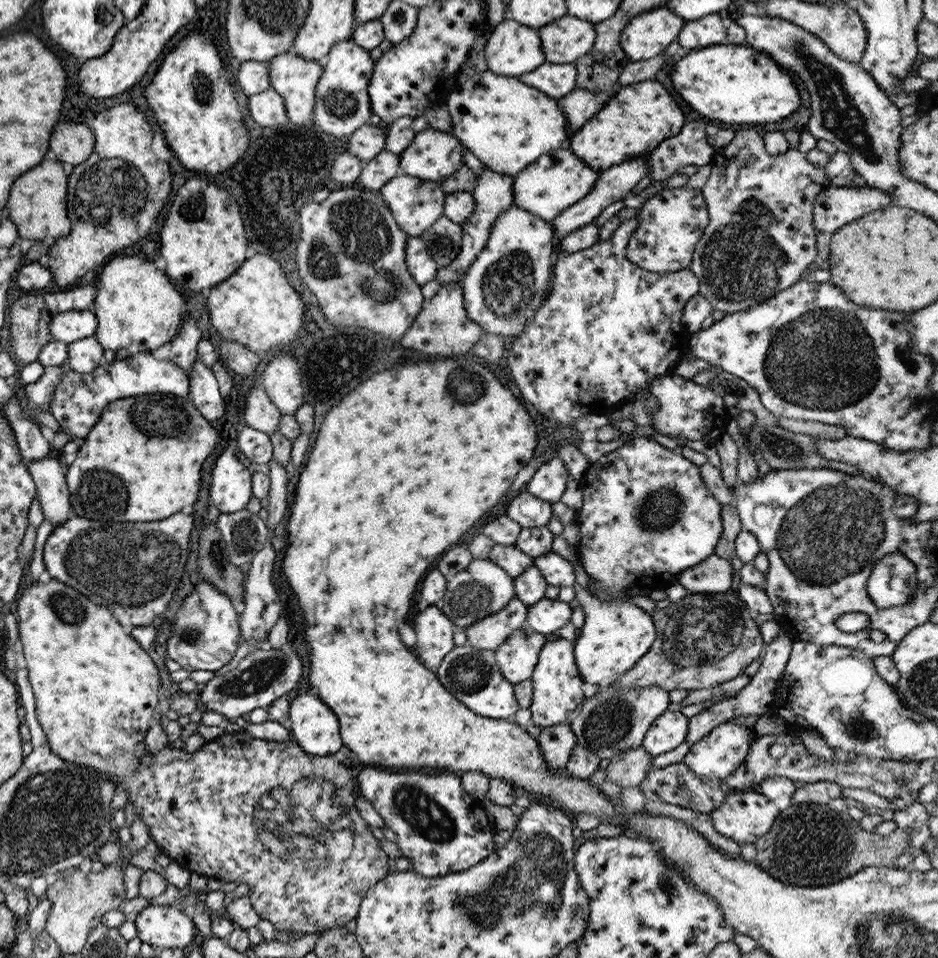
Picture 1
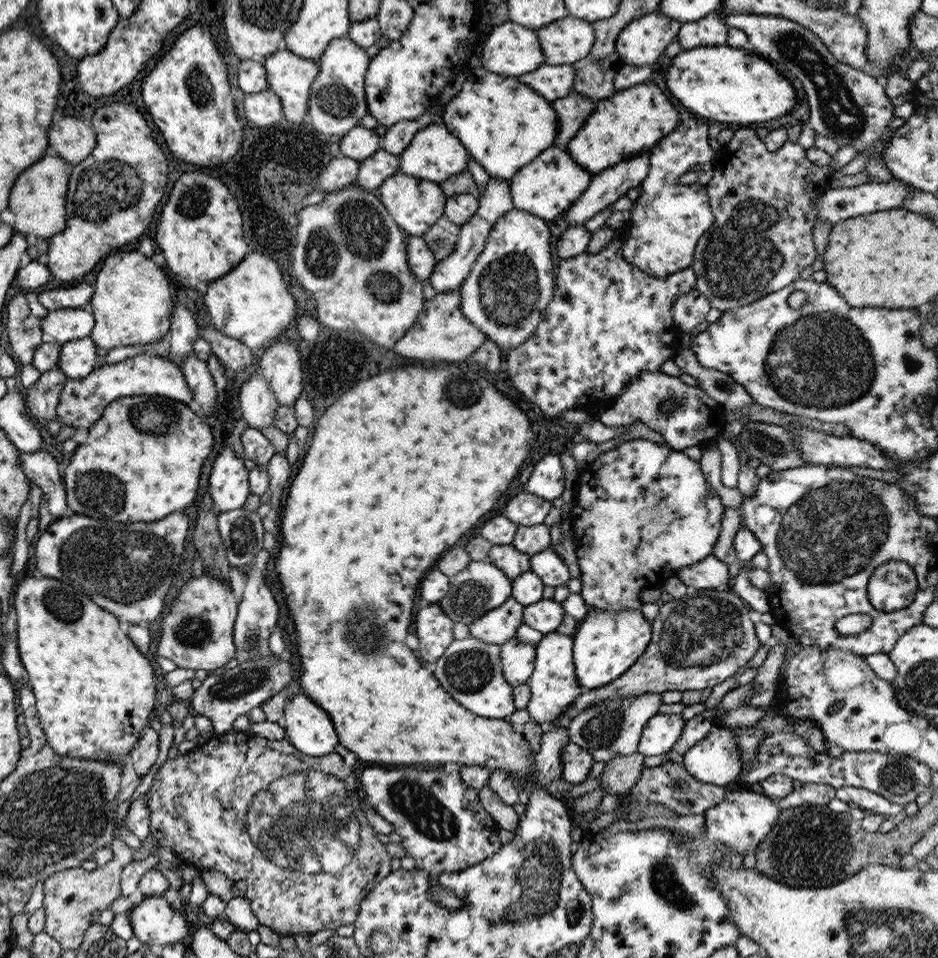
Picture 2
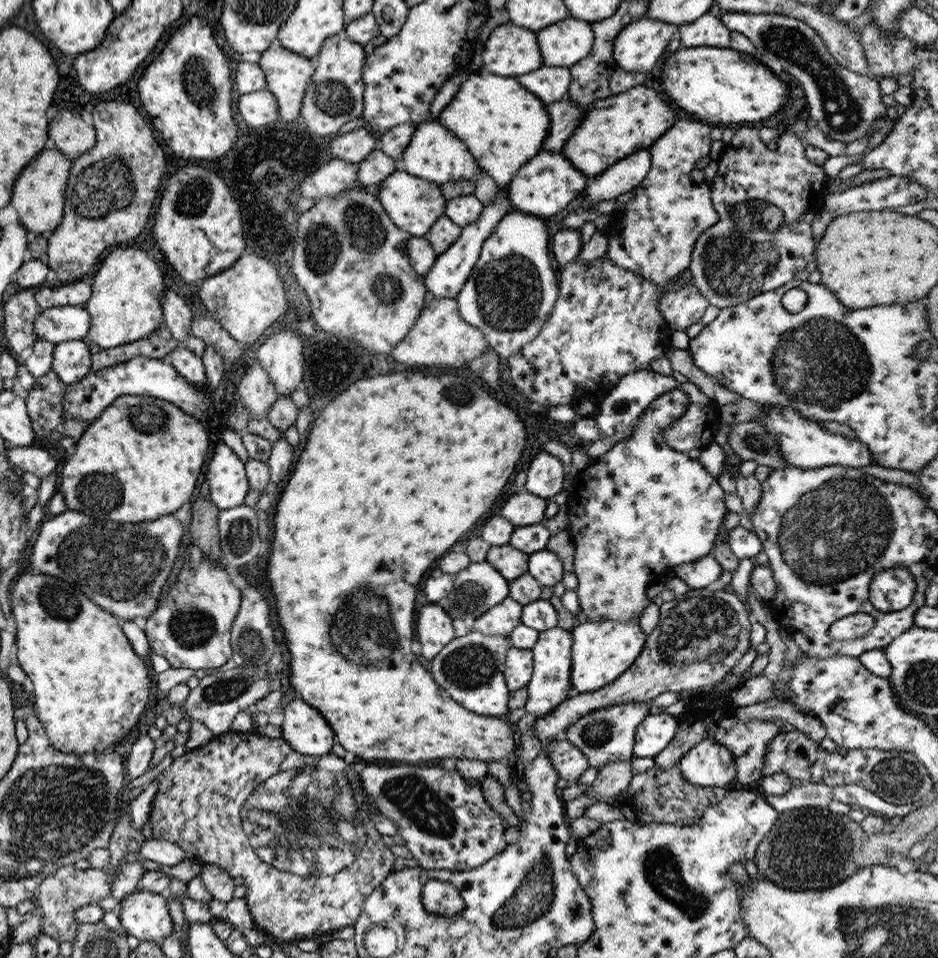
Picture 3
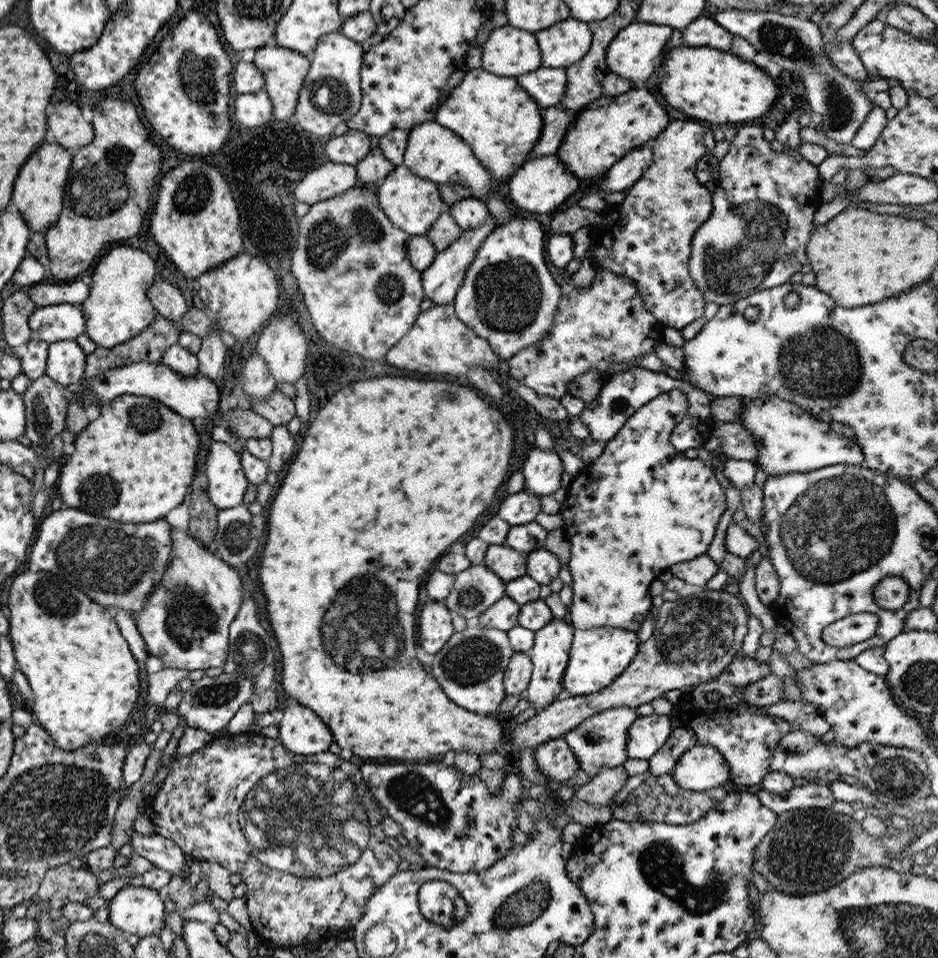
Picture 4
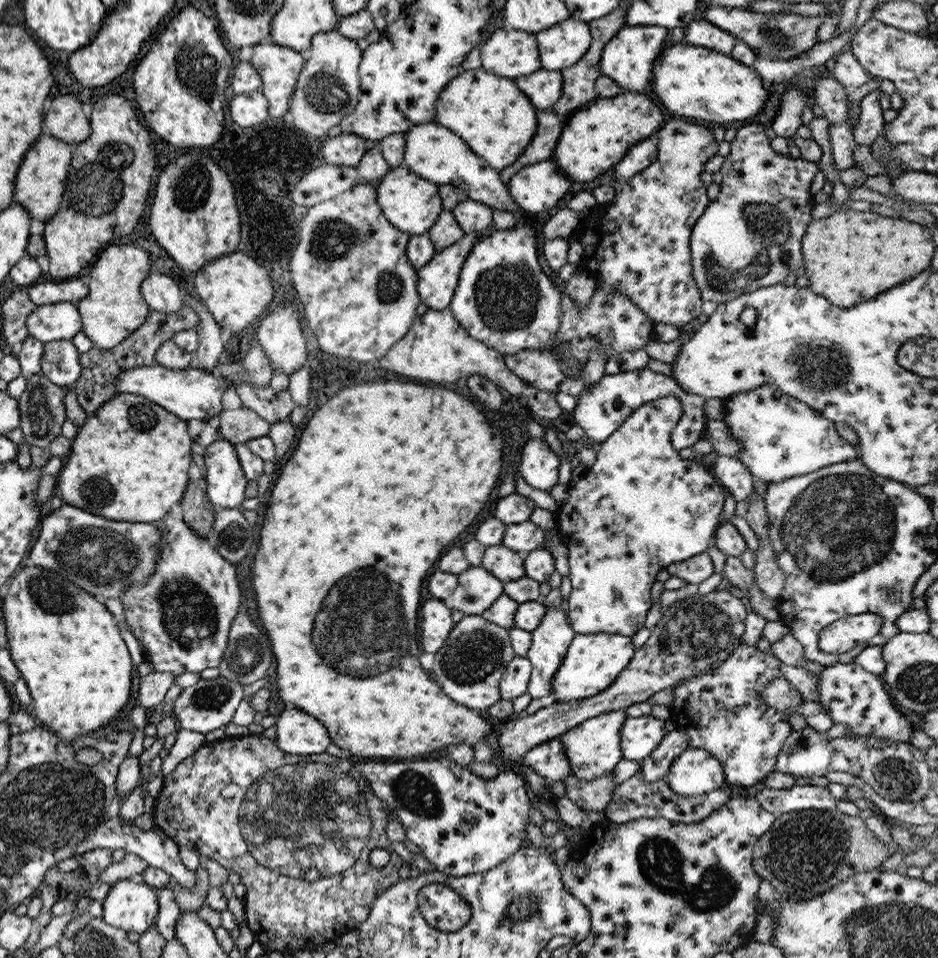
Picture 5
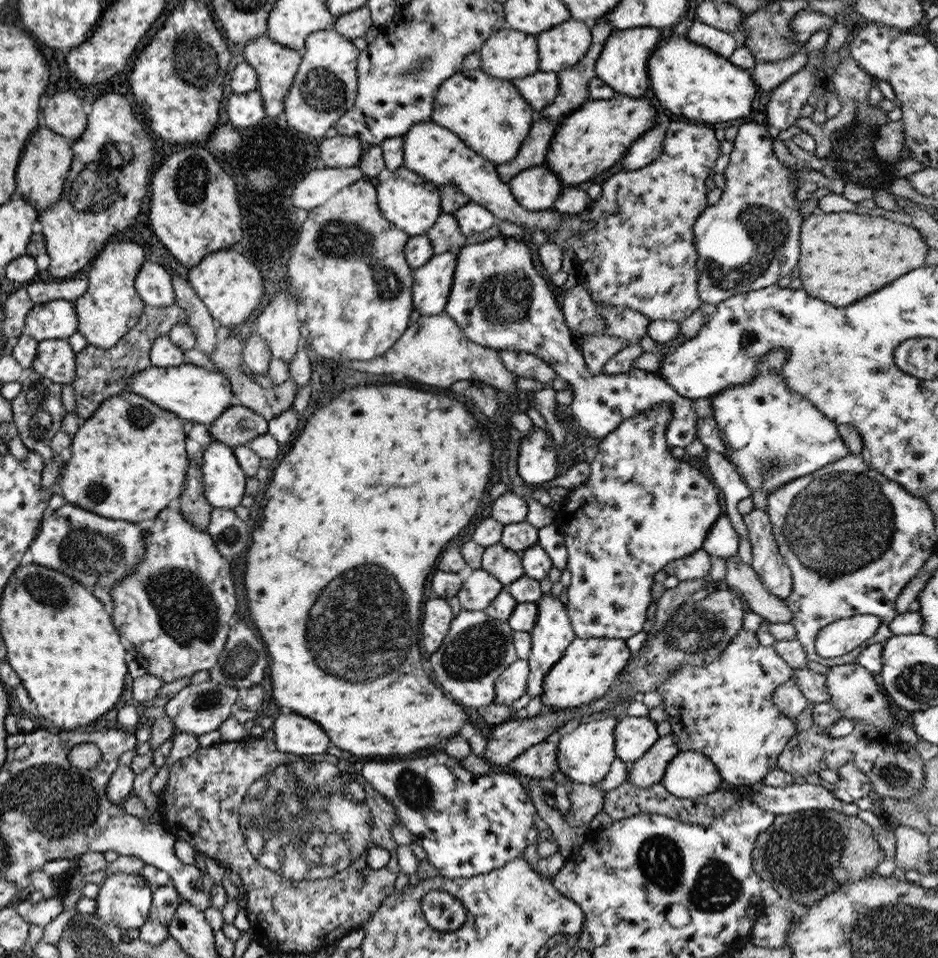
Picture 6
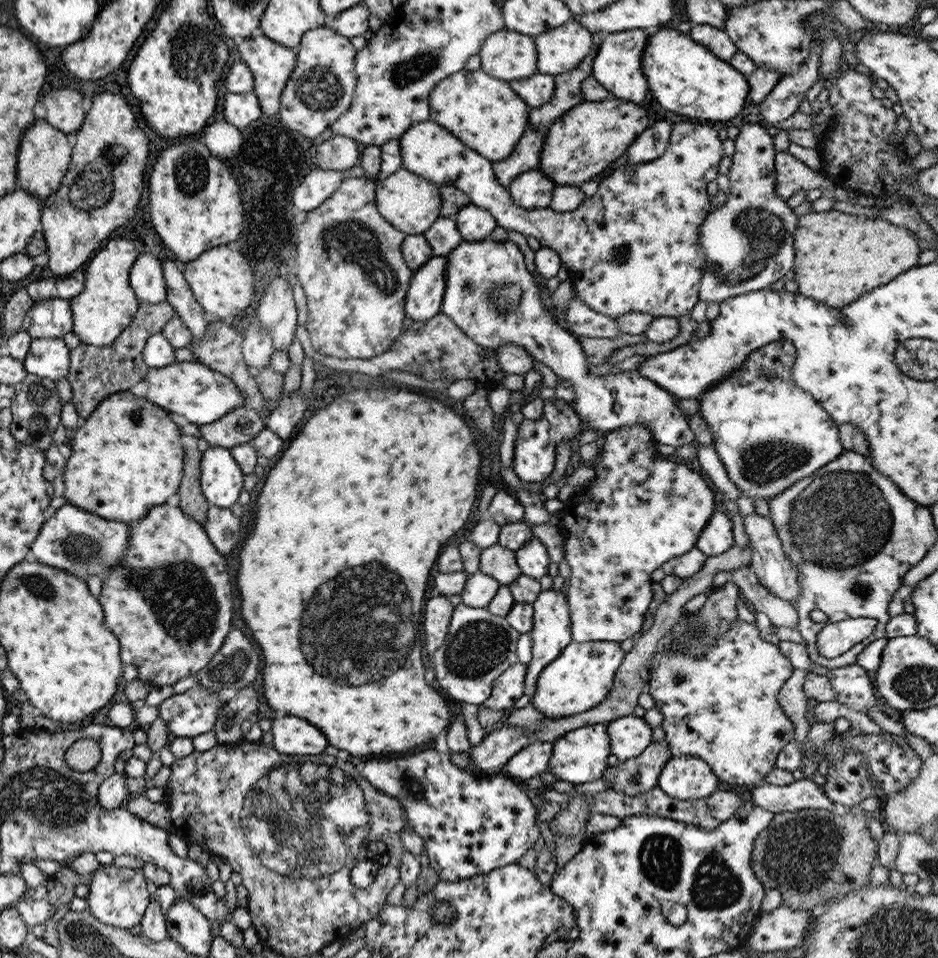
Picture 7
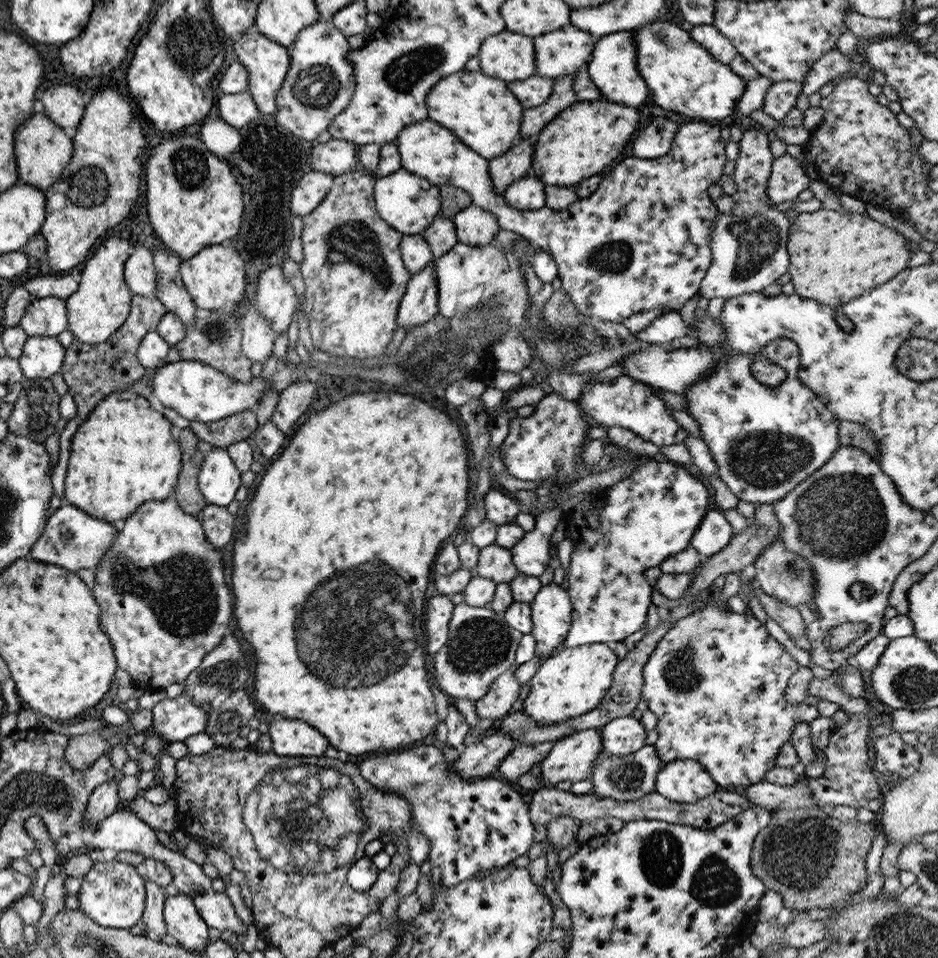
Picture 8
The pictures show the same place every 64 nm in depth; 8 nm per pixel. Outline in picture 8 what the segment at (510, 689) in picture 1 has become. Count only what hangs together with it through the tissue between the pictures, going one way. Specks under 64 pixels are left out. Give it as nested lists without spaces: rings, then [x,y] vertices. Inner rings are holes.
[[[464,602],[455,606],[446,644],[434,655],[434,683],[446,695],[478,702],[492,683],[516,664],[515,652],[523,633],[512,628],[504,615],[489,606],[468,606]]]

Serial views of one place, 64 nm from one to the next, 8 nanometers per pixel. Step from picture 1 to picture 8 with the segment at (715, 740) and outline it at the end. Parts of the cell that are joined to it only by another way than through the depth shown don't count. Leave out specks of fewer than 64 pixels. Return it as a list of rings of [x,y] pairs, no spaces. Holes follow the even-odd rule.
[[[689,759],[663,764],[655,778],[655,791],[672,802],[696,802],[720,789],[700,763]]]

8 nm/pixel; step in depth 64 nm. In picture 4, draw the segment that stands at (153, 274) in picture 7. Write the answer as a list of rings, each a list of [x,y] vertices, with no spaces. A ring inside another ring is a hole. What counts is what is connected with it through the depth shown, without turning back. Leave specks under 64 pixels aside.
[[[154,279],[153,285],[147,290],[147,296],[158,314],[176,326],[181,323],[186,312],[191,310],[182,291],[168,281]]]

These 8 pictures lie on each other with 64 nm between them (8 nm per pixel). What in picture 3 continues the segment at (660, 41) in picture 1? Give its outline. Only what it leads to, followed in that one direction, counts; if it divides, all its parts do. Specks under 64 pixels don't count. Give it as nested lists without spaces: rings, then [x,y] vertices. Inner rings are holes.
[[[647,16],[632,21],[614,39],[612,56],[615,65],[628,72],[649,74],[668,54],[666,46],[676,30],[679,27],[675,24],[652,20]]]

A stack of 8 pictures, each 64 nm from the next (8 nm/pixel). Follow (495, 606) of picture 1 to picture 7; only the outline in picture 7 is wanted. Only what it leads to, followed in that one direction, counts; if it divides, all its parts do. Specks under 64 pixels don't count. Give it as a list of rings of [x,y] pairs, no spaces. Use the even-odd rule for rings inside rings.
[[[479,570],[469,575],[464,590],[460,594],[462,602],[472,608],[487,608],[496,596],[500,585],[495,578]]]

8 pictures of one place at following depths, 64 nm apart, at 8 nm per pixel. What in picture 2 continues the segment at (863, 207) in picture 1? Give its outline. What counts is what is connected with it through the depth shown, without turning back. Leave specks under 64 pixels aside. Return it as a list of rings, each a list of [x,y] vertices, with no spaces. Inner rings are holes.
[[[888,181],[887,183],[868,182],[855,187],[835,187],[831,186],[816,203],[817,220],[827,222],[830,227],[842,220],[862,216],[875,211],[884,211],[893,207],[902,207],[904,199],[908,197],[909,186],[903,181]]]

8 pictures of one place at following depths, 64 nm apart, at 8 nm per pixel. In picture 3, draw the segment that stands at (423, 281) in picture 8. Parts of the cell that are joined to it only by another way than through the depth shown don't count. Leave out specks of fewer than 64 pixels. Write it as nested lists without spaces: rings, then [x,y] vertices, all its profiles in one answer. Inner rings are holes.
[[[499,187],[496,201],[483,206],[482,213],[476,219],[476,223],[462,228],[460,237],[452,243],[450,248],[439,254],[433,269],[423,277],[427,290],[432,292],[435,298],[456,298],[464,283],[470,278],[474,266],[476,266],[484,241],[490,237],[500,220],[514,211],[508,190],[506,187]]]

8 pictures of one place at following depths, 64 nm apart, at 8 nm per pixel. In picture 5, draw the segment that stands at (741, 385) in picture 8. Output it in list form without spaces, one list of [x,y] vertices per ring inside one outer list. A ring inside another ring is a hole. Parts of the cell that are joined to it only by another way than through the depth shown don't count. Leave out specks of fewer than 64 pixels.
[[[762,383],[751,391],[744,391],[725,398],[723,421],[729,426],[731,435],[742,443],[743,449],[737,456],[748,468],[750,475],[756,481],[780,482],[794,476],[805,476],[815,472],[826,465],[838,464],[860,458],[858,448],[843,440],[835,429],[835,423],[820,416],[808,404],[784,394],[780,387],[776,388],[770,383]]]

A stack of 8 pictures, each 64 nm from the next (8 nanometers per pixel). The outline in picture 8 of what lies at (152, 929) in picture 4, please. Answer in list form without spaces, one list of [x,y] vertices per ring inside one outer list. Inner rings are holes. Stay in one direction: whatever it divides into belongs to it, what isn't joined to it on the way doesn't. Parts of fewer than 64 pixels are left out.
[[[97,861],[82,876],[77,894],[79,909],[96,924],[106,928],[130,929],[142,918],[146,900],[145,879],[135,866],[116,861]]]

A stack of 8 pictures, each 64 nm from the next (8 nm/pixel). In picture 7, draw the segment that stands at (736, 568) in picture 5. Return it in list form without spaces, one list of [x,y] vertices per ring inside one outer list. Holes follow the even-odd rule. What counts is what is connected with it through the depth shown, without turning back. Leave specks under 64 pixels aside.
[[[747,566],[730,571],[731,578],[737,585],[746,600],[760,612],[767,614],[774,627],[788,626],[797,628],[799,614],[791,602],[782,600],[770,594],[761,584],[756,574],[750,572]]]

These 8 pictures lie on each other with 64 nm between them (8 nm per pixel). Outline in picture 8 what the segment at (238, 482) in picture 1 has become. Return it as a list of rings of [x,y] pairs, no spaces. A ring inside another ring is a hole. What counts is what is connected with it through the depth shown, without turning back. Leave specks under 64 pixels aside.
[[[213,448],[205,456],[199,472],[200,493],[208,503],[227,507],[242,486],[240,474],[226,448]]]

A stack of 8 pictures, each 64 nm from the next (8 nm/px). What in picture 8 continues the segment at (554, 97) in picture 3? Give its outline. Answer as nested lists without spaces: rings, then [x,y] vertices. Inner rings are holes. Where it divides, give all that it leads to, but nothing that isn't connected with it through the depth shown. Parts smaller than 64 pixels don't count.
[[[535,74],[526,80],[512,81],[507,87],[520,101],[522,108],[531,109],[543,105],[550,98],[554,83],[555,79]]]

